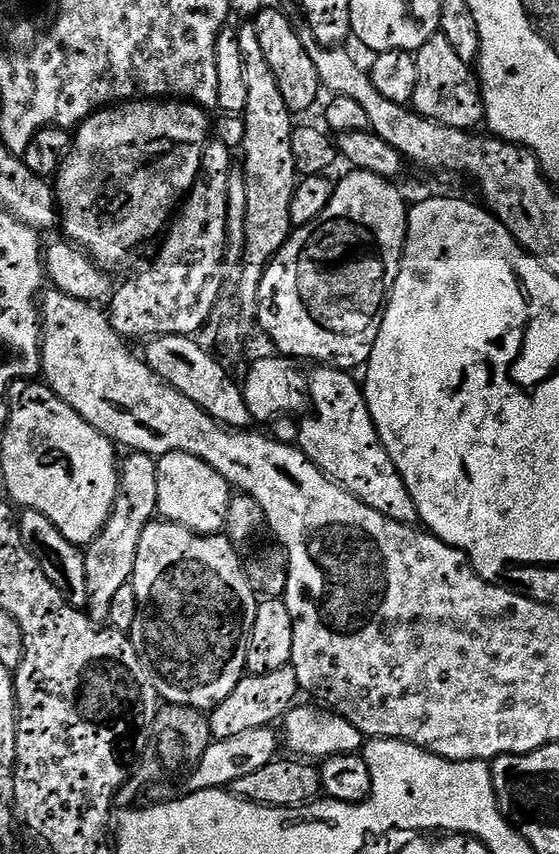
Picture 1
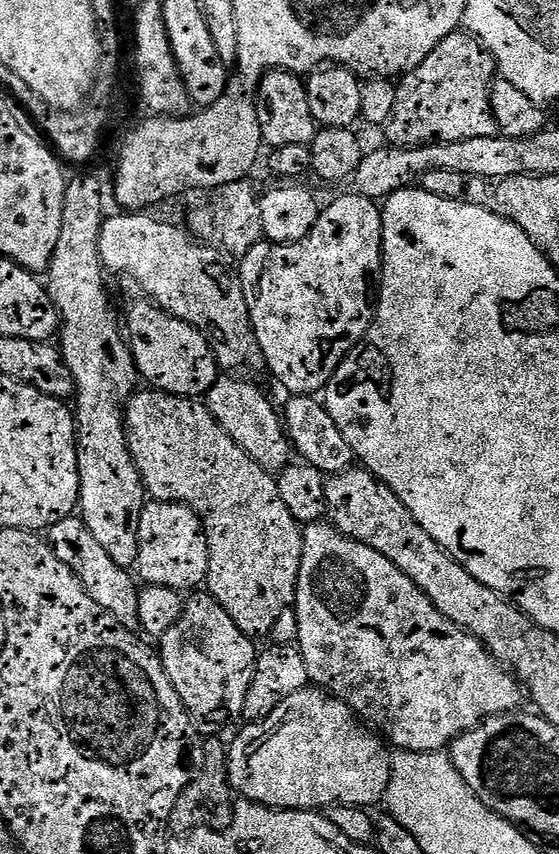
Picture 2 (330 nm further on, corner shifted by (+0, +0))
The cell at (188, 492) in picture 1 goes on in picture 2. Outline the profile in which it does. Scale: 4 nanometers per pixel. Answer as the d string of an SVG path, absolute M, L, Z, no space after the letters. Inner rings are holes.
M165 500L145 503L138 522L138 558L134 565L145 585L173 588L181 594L199 589L196 587L201 587L207 578L209 562L207 534L195 508L183 502L171 504Z

